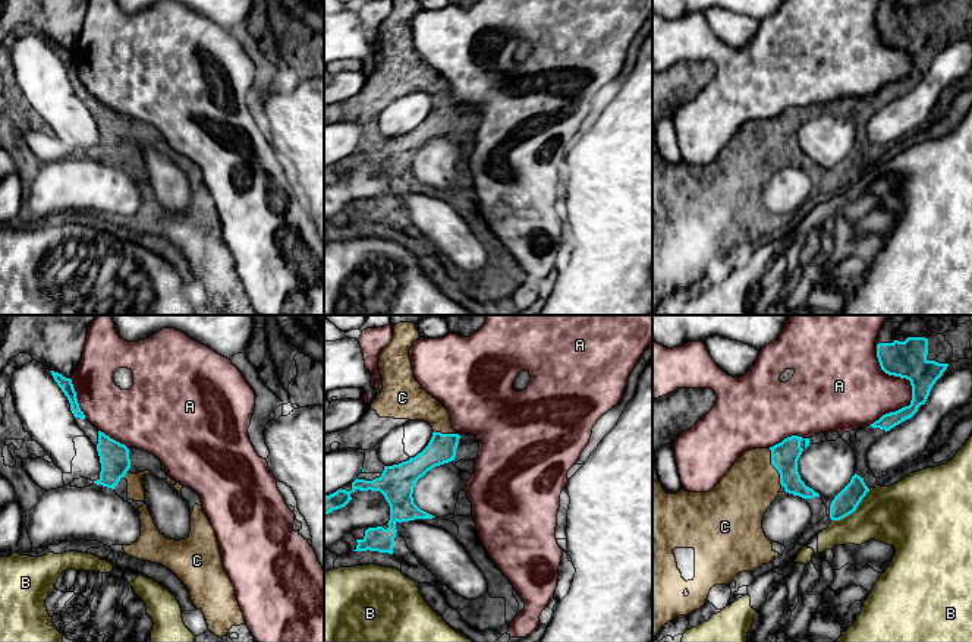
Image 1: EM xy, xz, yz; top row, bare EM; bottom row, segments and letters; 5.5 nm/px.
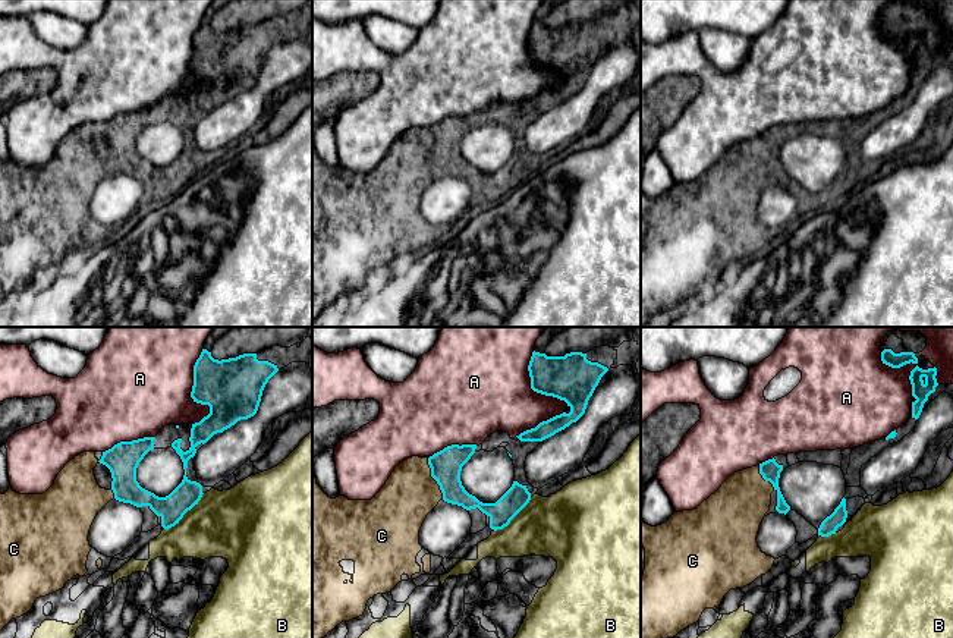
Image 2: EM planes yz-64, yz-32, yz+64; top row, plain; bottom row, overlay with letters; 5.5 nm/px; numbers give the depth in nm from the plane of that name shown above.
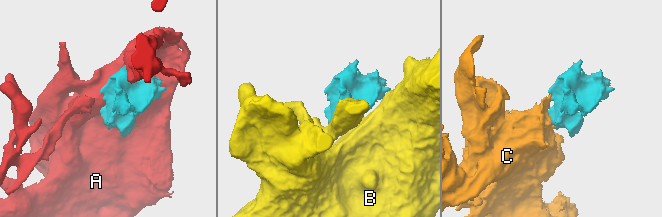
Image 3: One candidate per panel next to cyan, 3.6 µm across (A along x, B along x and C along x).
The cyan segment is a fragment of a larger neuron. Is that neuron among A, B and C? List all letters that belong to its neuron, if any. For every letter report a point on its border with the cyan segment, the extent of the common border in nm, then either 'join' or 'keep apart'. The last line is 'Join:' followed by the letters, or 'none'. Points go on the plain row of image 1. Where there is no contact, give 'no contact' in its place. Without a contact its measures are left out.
A: contact yz (896, 47); length 360 nm; keep apart
B: contact yz (852, 183); length 280 nm; keep apart
C: contact yz (774, 138); length 220 nm; join
Join: C

